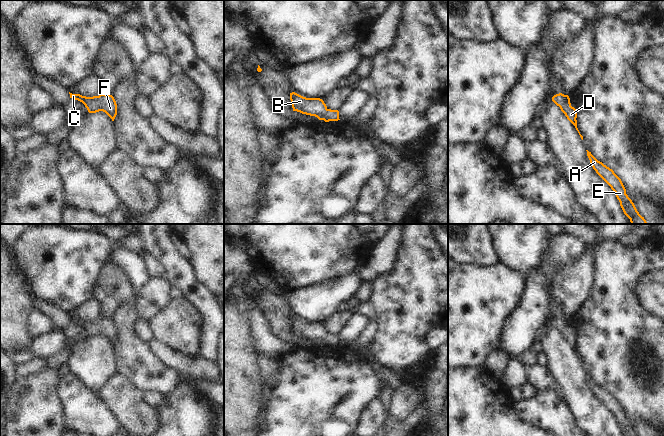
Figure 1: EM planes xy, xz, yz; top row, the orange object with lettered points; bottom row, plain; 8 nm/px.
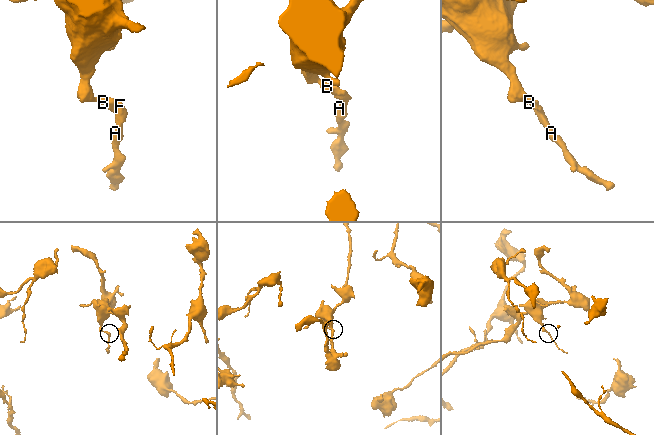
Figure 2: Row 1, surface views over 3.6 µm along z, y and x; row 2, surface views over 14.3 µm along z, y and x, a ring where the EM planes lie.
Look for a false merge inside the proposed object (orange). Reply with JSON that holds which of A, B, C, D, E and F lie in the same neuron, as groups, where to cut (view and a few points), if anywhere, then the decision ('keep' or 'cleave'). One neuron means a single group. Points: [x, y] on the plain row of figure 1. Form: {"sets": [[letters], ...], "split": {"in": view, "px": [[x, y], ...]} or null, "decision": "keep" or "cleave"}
{"sets": [["A", "B", "C", "D", "E", "F"]], "split": null, "decision": "keep"}

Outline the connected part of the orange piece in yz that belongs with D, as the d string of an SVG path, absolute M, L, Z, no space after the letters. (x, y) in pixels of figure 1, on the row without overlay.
M559 317L559 318L556 318L556 319L554 319L554 320L552 321L552 325L553 325L557 330L560 331L561 335L565 338L565 340L567 341L567 343L575 350L575 352L576 352L576 354L578 355L578 357L579 357L579 359L580 359L580 361L581 361L581 363L583 364L583 360L580 358L580 356L579 356L579 354L578 354L578 352L577 352L577 344L576 344L576 342L577 342L577 336L576 336L576 333L571 330L569 320L568 320L568 319L564 319L564 318L562 318L562 317Z

